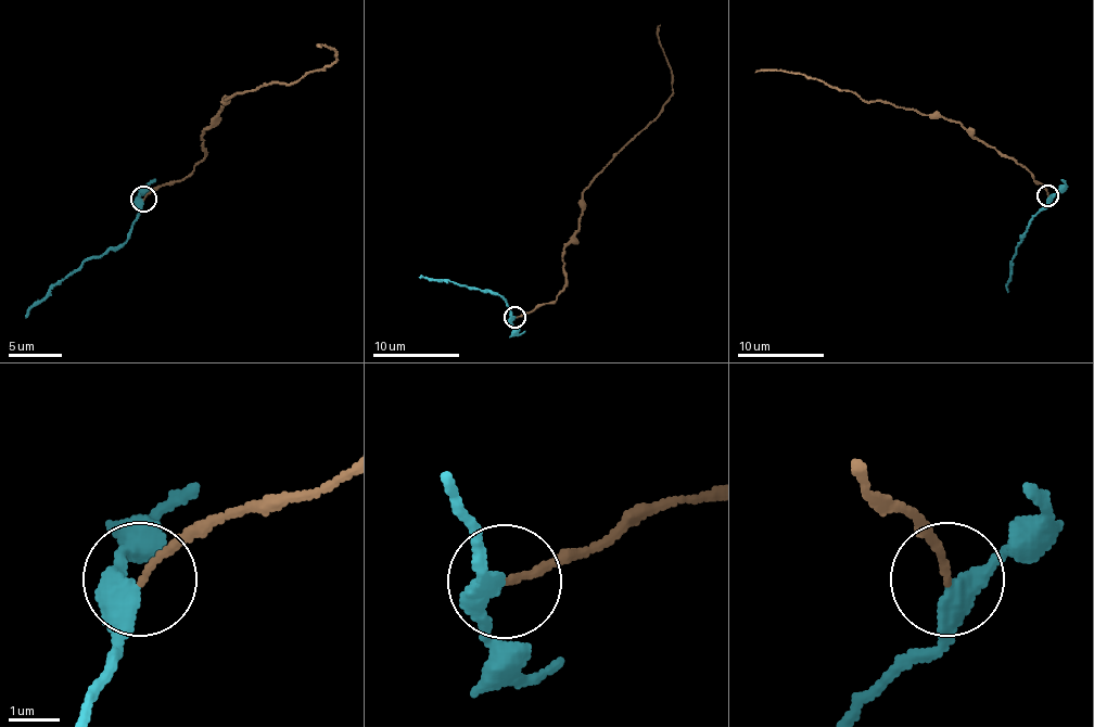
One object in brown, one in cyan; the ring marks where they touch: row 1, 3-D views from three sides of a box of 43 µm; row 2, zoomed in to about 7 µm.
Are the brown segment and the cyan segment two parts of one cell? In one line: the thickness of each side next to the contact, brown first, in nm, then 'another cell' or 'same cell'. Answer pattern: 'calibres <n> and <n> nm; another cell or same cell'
calibres 130 and 400 nm; another cell

